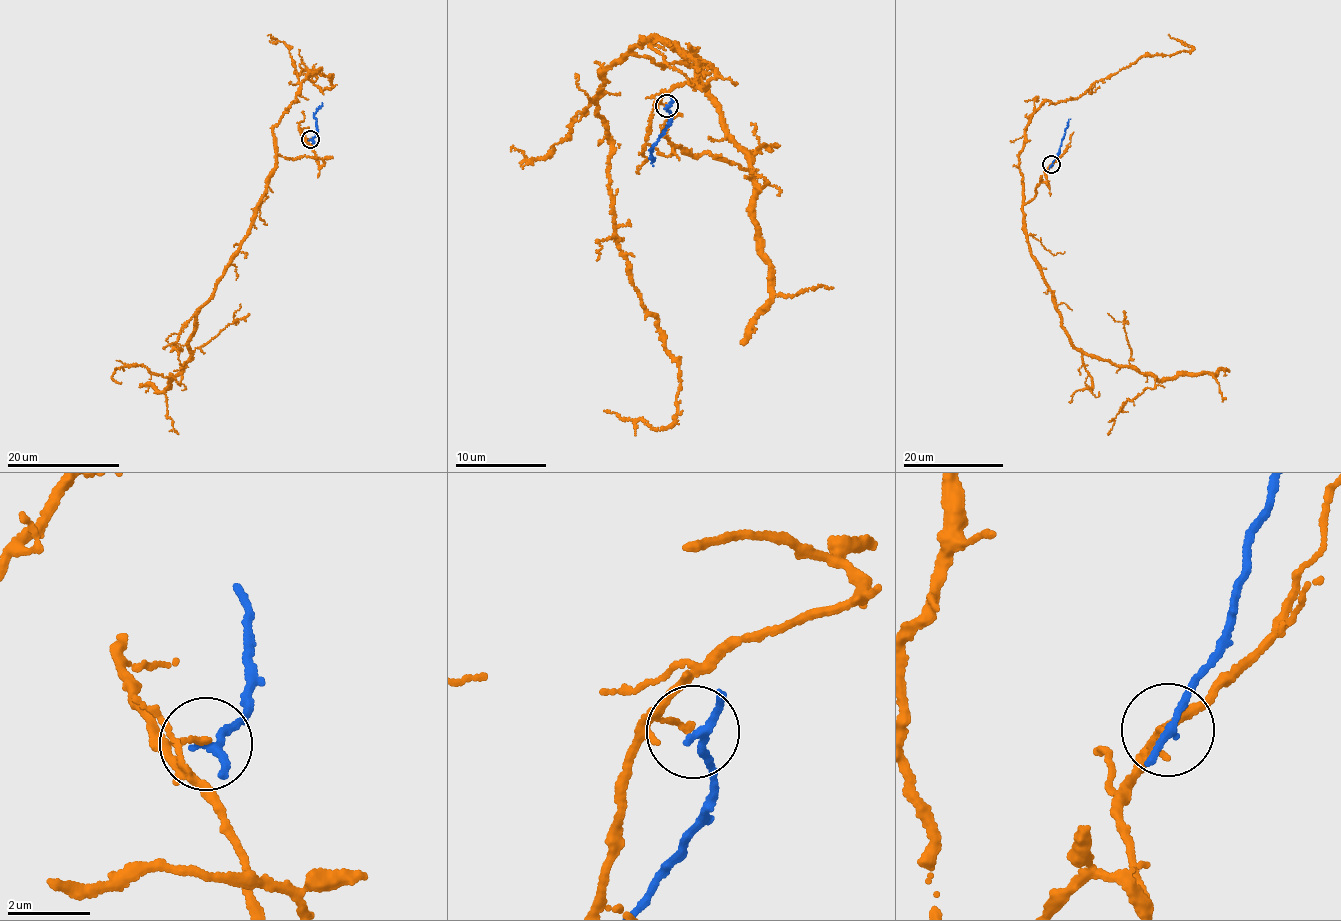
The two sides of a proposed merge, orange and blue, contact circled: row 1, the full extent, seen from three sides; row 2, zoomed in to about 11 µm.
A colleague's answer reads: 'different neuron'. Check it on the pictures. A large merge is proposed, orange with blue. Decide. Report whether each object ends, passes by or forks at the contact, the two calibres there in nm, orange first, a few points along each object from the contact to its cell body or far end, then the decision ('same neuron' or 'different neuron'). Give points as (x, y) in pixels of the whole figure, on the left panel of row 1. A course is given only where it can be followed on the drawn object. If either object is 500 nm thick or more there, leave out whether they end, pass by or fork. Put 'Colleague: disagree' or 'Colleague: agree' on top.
Colleague: agree
orange ends there; blue passes by; 120 nm thick on the orange side, 160 nm on the other; orange runs (310, 139), (323, 164), (276, 156), (250, 233), (195, 314), (182, 379), (127, 364), (112, 377), (121, 382); blue runs (310, 139), (315, 135), (314, 116), (322, 103); different neuron

